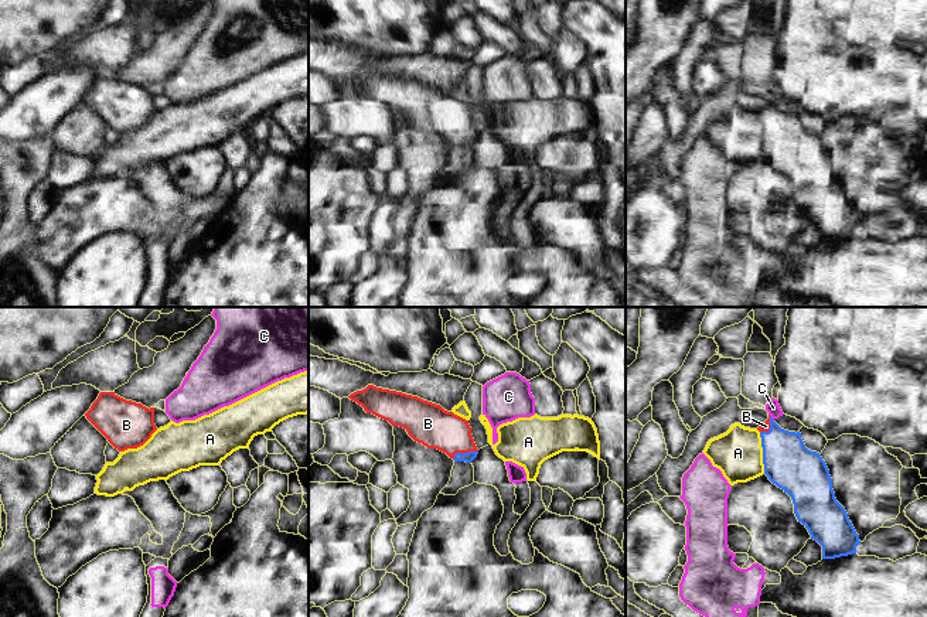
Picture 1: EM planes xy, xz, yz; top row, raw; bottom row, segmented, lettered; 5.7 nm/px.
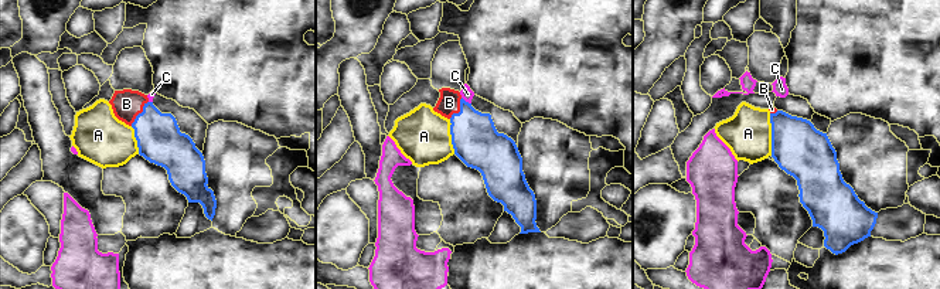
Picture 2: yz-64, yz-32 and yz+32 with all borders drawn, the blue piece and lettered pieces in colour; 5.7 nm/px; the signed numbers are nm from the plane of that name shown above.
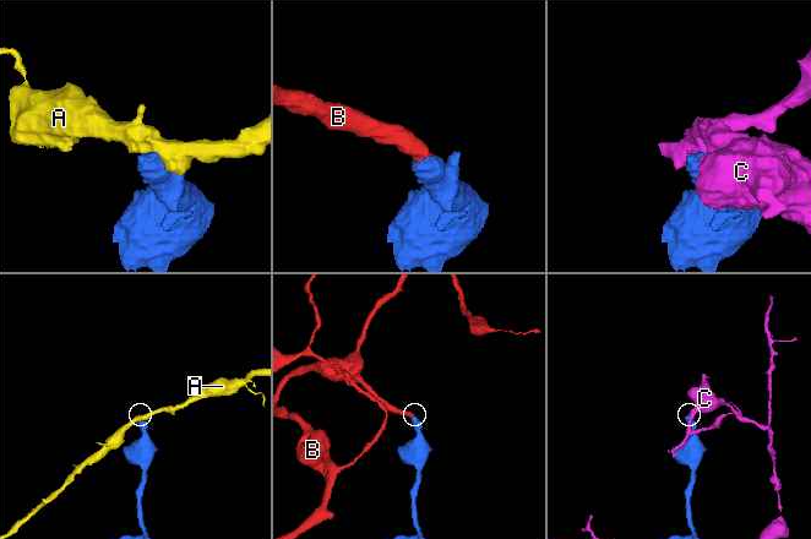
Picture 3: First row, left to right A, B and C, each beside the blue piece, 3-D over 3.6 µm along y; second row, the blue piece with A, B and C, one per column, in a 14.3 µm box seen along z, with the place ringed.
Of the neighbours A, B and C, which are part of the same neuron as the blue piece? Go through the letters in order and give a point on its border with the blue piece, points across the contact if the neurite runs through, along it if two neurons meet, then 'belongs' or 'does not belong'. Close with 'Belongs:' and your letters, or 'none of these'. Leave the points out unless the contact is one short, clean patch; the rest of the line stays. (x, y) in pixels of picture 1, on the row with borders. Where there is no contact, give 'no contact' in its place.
A: contact yz (763, 453); border yz (759, 432), (764, 473); does not belong
B: contact xz (464, 453); way xz (470, 456), (464, 453), (440, 429), (430, 425); belongs
C: contact yz (772, 418); border yz (770, 415), (773, 419); does not belong
Belongs: B

